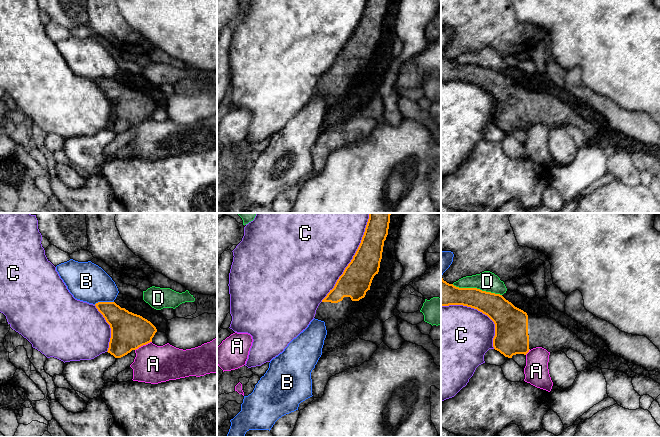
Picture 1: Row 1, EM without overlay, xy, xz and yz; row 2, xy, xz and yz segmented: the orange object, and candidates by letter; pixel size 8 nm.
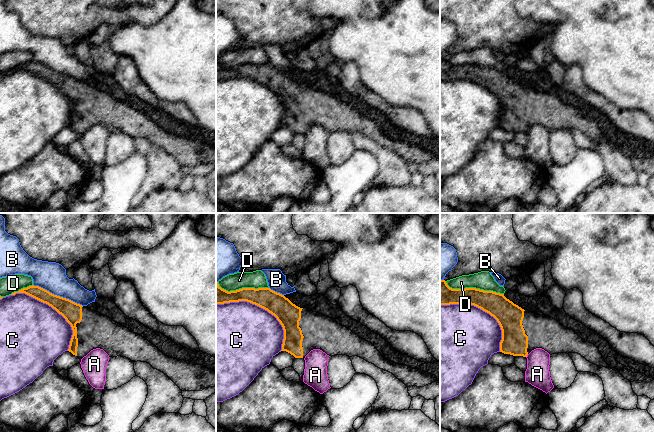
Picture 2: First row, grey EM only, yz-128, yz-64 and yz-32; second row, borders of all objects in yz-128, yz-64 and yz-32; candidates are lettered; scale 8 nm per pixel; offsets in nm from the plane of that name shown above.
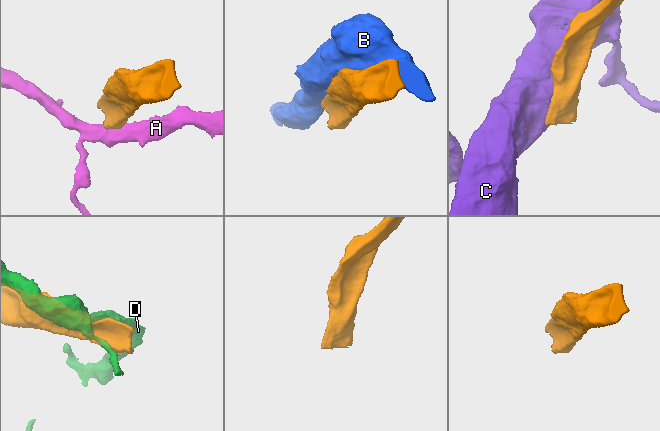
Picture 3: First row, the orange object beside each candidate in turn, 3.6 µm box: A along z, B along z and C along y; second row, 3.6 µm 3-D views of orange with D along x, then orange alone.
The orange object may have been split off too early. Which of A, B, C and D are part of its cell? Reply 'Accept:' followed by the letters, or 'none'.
Accept: none

